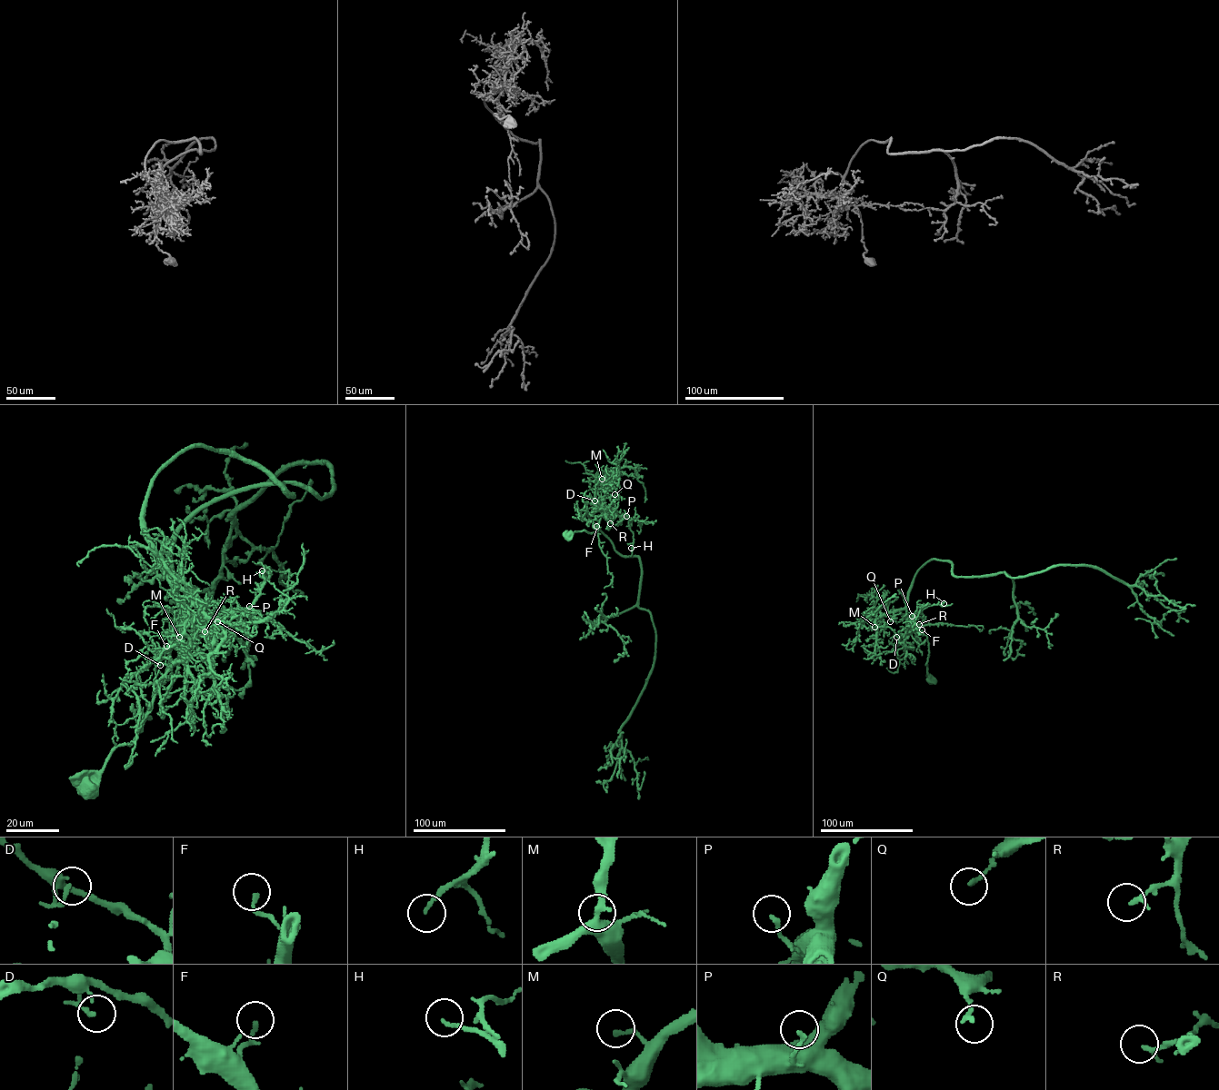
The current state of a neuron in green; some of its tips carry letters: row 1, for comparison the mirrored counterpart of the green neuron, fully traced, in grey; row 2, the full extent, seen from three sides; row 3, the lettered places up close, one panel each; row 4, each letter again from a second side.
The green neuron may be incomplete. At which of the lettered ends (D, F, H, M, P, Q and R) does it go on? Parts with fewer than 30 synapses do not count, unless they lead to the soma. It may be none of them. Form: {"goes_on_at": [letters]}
{"goes_on_at": []}

